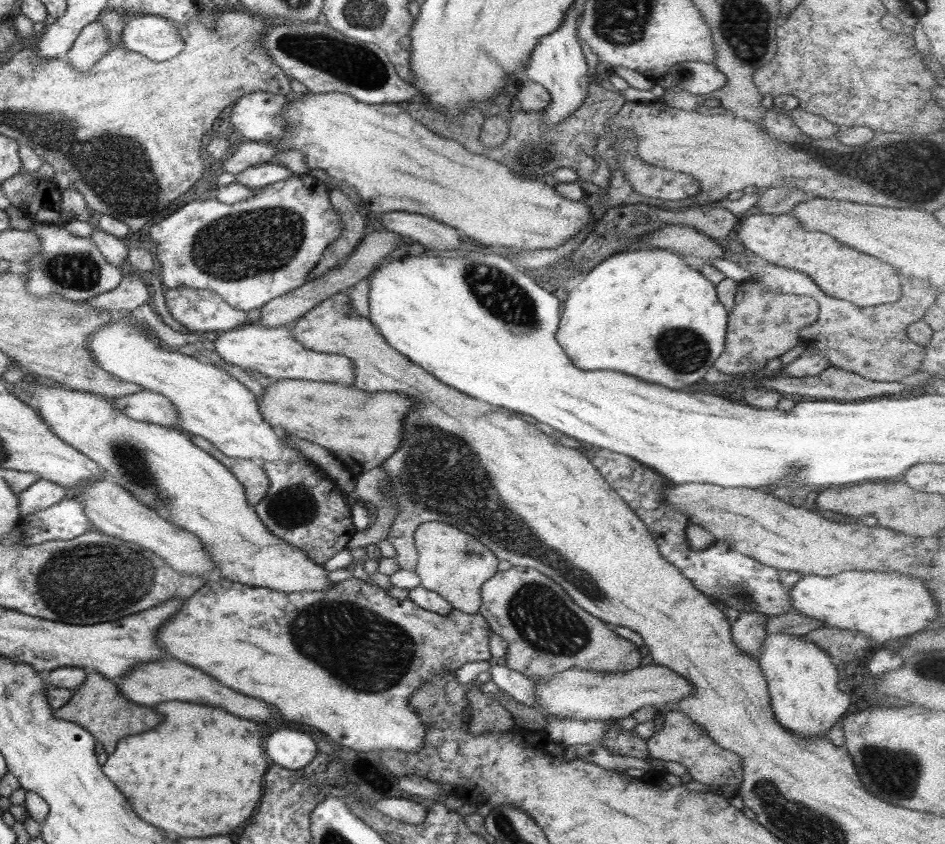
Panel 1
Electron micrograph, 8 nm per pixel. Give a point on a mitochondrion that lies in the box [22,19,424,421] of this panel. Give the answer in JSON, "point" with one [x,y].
{"point":[239,246]}

